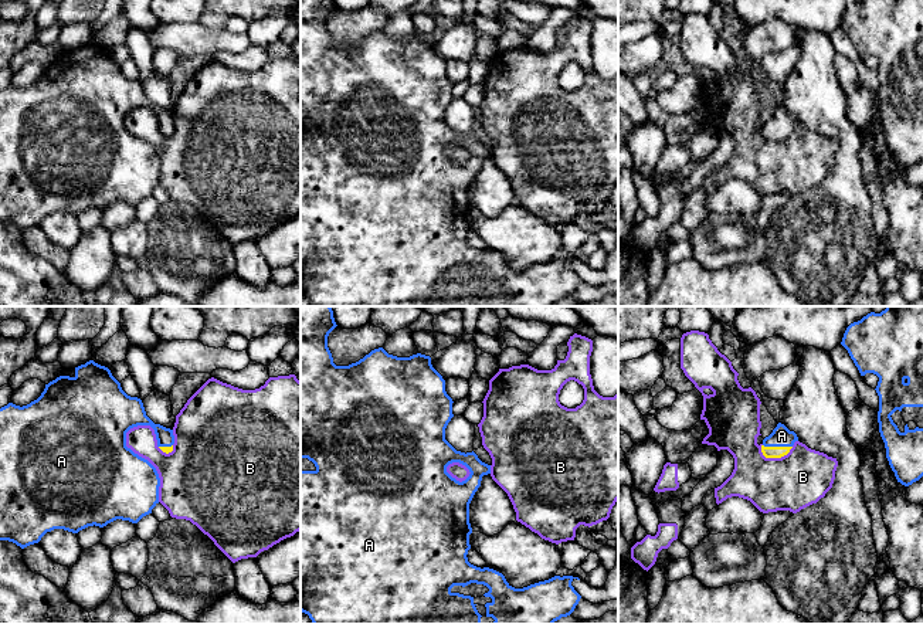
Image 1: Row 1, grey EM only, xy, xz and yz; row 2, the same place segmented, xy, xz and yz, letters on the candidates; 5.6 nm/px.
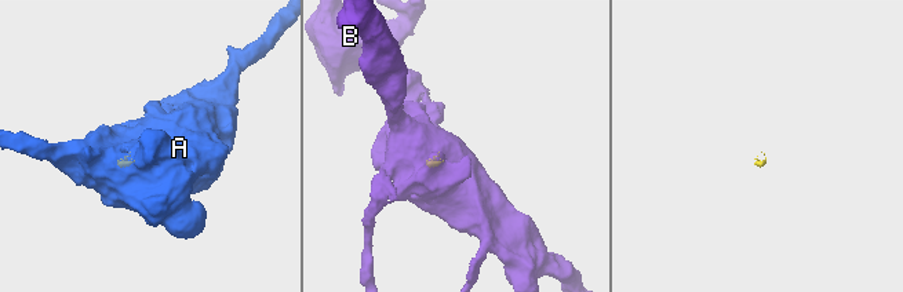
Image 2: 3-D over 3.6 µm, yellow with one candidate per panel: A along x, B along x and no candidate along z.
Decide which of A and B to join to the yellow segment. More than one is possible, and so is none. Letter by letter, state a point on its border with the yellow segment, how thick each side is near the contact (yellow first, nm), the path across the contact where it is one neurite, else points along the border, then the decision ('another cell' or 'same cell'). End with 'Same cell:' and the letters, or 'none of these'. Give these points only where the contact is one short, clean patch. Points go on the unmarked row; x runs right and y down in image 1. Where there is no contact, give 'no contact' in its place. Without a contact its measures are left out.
A: contact yz (777, 129); calibres 60 and 110 nm; way yz (767, 134), (777, 129), (781, 118); same cell
B: contact yz (776, 139); calibres 60 and 320 nm; border yz (793, 129), (780, 139), (766, 139), (760, 134); another cell
Same cell: A

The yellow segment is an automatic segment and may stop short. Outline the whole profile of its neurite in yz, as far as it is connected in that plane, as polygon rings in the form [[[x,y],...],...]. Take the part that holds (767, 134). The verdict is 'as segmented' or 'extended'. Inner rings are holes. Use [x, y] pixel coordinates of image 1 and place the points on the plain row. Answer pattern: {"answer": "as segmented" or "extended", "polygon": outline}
{"answer": "extended", "polygon": [[[778,105],[773,115],[763,122],[761,135],[766,140],[781,140],[790,135],[798,119]]]}

